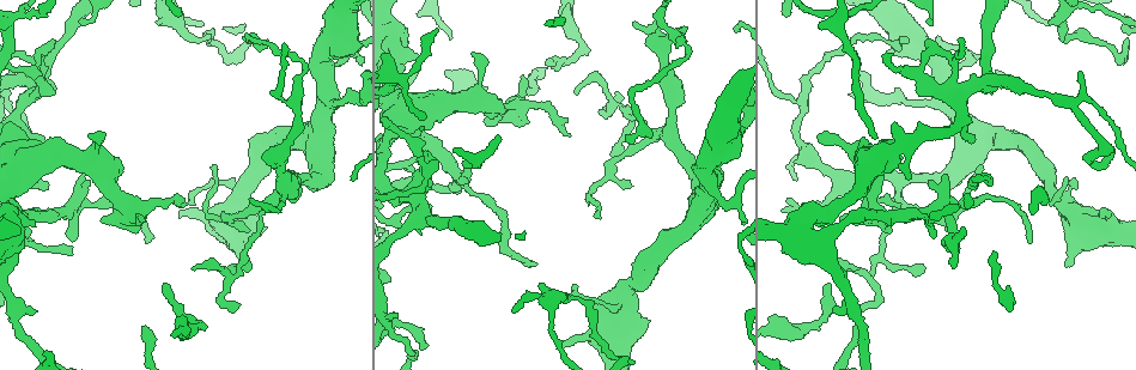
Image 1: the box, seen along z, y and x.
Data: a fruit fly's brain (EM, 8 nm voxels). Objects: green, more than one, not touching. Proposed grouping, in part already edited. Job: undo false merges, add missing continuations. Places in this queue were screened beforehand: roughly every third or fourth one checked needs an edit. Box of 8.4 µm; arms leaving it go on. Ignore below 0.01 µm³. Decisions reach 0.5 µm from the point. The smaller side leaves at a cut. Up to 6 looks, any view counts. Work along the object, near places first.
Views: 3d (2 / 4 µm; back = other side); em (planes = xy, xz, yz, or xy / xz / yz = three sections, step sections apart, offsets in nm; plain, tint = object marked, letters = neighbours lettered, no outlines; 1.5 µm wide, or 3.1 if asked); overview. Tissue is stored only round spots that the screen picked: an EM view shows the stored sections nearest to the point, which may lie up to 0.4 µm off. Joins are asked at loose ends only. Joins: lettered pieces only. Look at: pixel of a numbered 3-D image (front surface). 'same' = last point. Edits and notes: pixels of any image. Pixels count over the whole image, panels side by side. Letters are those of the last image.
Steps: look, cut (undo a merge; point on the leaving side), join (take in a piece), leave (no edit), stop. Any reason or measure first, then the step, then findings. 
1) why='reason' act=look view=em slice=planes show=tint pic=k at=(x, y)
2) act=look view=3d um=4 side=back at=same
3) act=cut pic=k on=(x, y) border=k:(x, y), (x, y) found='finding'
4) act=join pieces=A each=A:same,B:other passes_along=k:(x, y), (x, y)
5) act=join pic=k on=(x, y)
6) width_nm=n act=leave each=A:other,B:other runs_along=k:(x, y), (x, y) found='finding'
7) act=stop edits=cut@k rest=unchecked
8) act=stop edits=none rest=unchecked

why='thin neck' act=look view=em slice=xz step=4 show=tint pic=1 at=(445, 190)

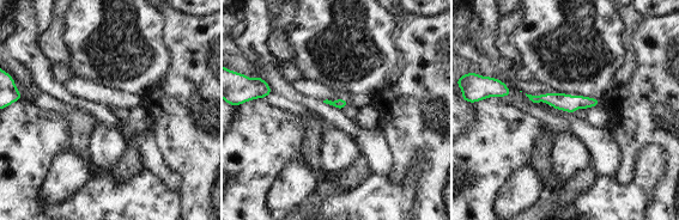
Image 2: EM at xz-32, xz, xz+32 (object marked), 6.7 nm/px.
why='what lies round it' act=look view=em slice=xz step=4 show=letters at=same

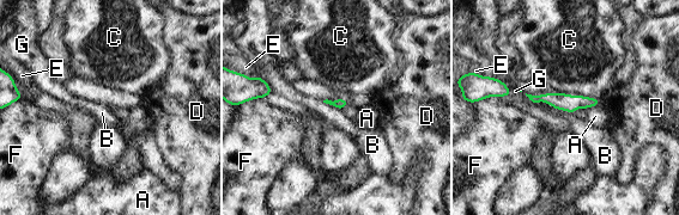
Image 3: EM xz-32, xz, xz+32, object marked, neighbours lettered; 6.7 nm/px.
longest_contact=C:260nm act=leave each=A:other,B:other,C:other,D:other,E:other,F:other,G:other border=3:(511, 94), (505, 94), (502, 98) found='all the same cell'

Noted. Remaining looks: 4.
why='branch stops here' act=look view=em slice=planes show=letters pic=1 at=(1064, 264)

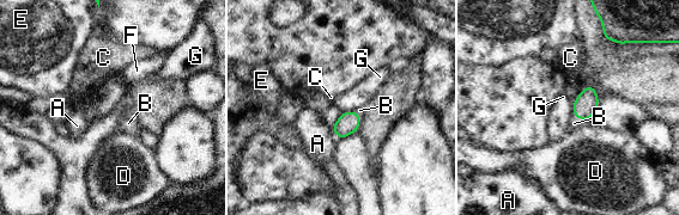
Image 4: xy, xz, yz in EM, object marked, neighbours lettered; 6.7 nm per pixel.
width_nm=150 act=join pieces=B each=A:other,B:same,C:other,D:other,E:other,F:other,G:other passes_along=4:(584, 105), (579, 118), (574, 123) found='the cell continues'

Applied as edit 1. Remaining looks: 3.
why='branch stops here' act=look view=em slice=planes show=tint pic=1 at=(140, 216)

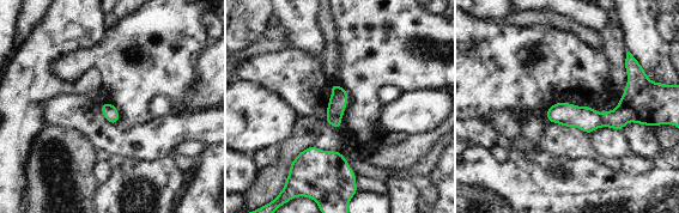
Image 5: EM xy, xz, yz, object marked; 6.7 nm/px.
act=look view=em slice=planes show=letters at=same

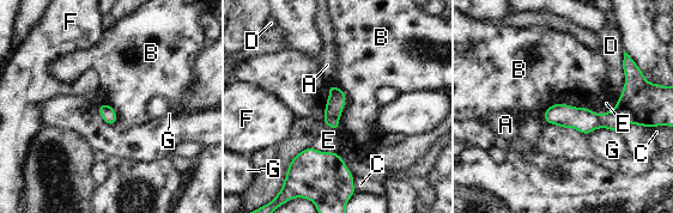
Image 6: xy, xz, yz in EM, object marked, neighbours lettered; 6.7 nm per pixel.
act=leave each=A:other,B:other,C:other,D:other,E:other,F:other,G:other border=6:(593, 111), (551, 104), (543, 117) found='none of them fits'

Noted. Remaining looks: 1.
act=stop edits=join@4 rest=unchecked

